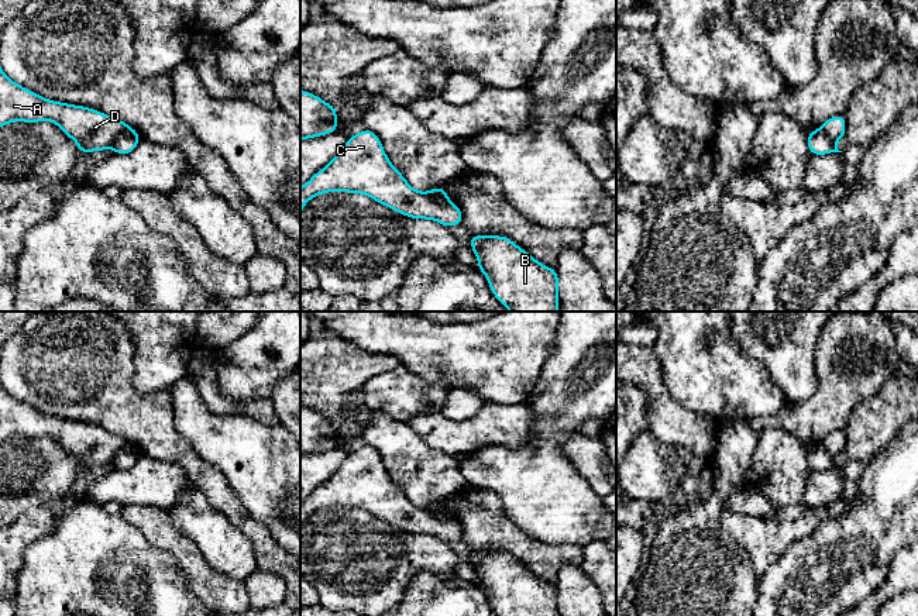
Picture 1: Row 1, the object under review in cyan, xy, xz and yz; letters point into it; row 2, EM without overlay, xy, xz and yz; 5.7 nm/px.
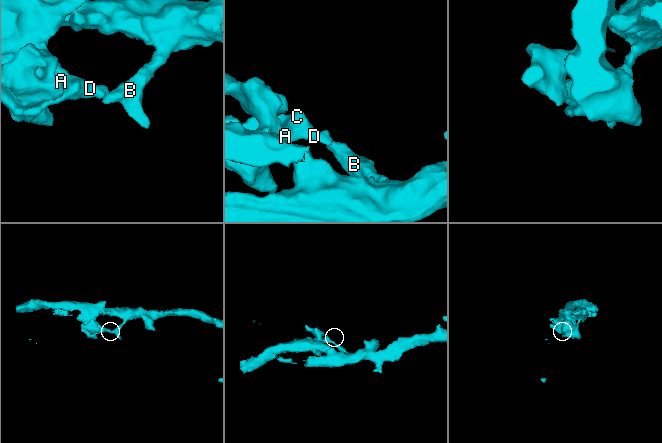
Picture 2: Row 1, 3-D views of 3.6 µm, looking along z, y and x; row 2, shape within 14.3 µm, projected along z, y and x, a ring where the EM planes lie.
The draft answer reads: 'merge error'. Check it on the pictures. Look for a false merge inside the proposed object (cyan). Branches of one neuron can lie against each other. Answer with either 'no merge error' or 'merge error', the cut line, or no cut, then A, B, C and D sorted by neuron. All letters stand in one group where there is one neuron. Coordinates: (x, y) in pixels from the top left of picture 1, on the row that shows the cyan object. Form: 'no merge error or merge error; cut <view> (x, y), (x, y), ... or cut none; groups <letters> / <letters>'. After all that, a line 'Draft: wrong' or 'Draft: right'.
merge error; cut xy (138, 138), (123, 133), (112, 147); groups A C D / B
Draft: right

